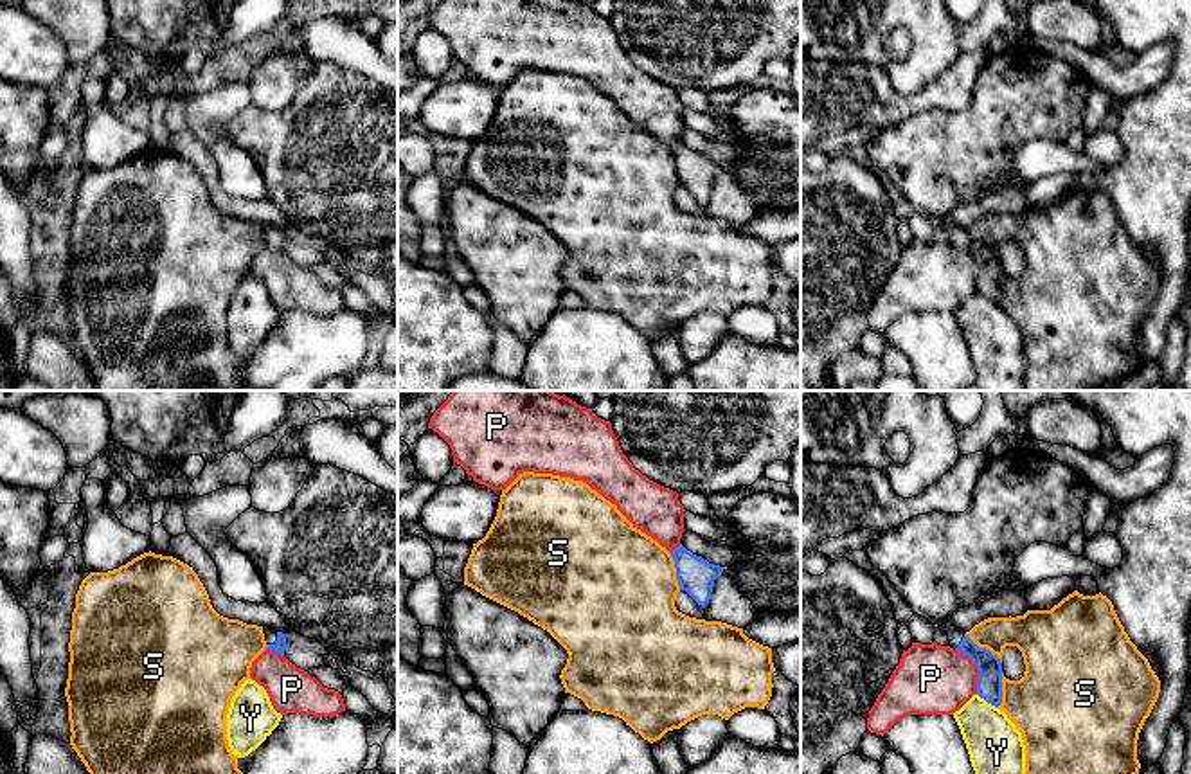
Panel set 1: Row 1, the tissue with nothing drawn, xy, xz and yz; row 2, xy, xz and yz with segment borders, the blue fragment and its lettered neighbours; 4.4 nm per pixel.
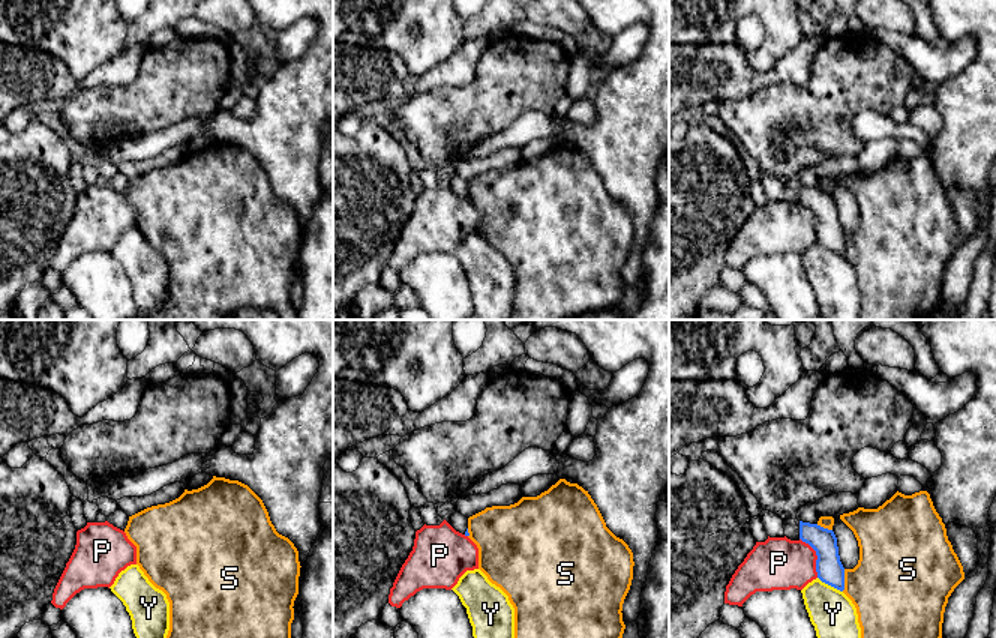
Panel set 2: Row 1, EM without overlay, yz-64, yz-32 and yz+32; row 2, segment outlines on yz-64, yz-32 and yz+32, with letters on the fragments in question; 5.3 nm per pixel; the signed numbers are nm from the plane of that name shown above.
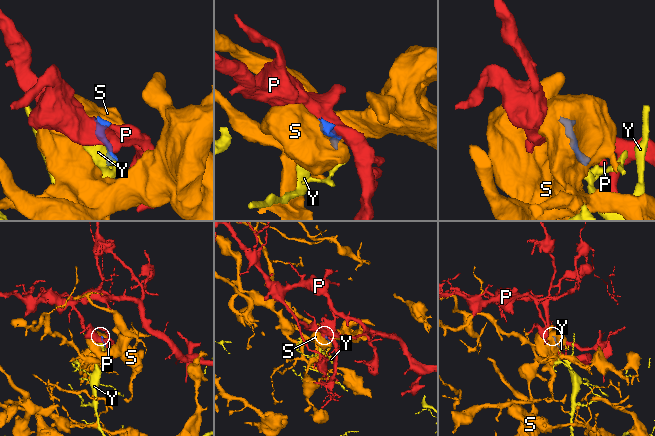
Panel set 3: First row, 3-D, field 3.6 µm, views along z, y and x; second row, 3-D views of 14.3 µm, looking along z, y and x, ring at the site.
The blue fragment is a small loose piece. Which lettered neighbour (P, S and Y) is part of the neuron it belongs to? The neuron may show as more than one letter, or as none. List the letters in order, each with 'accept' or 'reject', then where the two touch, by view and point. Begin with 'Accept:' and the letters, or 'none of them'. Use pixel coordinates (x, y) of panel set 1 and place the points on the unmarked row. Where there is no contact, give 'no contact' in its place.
Accept: none of them
P: reject; contact yz (977, 265)
S: reject; contact yz (985, 245)
Y: reject; contact yz (988, 299)

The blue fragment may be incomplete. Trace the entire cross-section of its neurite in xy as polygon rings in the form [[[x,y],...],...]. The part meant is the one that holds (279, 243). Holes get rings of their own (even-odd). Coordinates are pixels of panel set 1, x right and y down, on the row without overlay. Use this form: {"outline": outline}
{"outline": [[[263,223],[263,230],[264,230],[264,238],[266,238],[266,247],[284,252],[288,230],[277,229],[268,223]]]}

